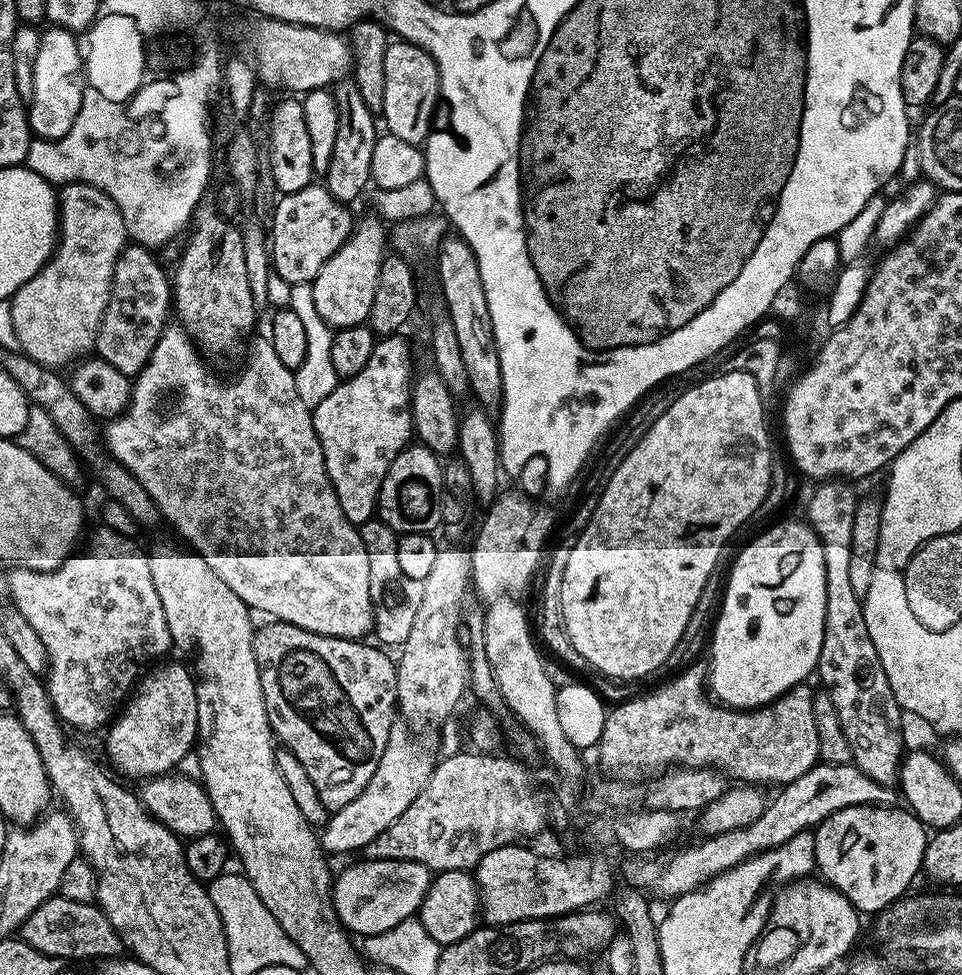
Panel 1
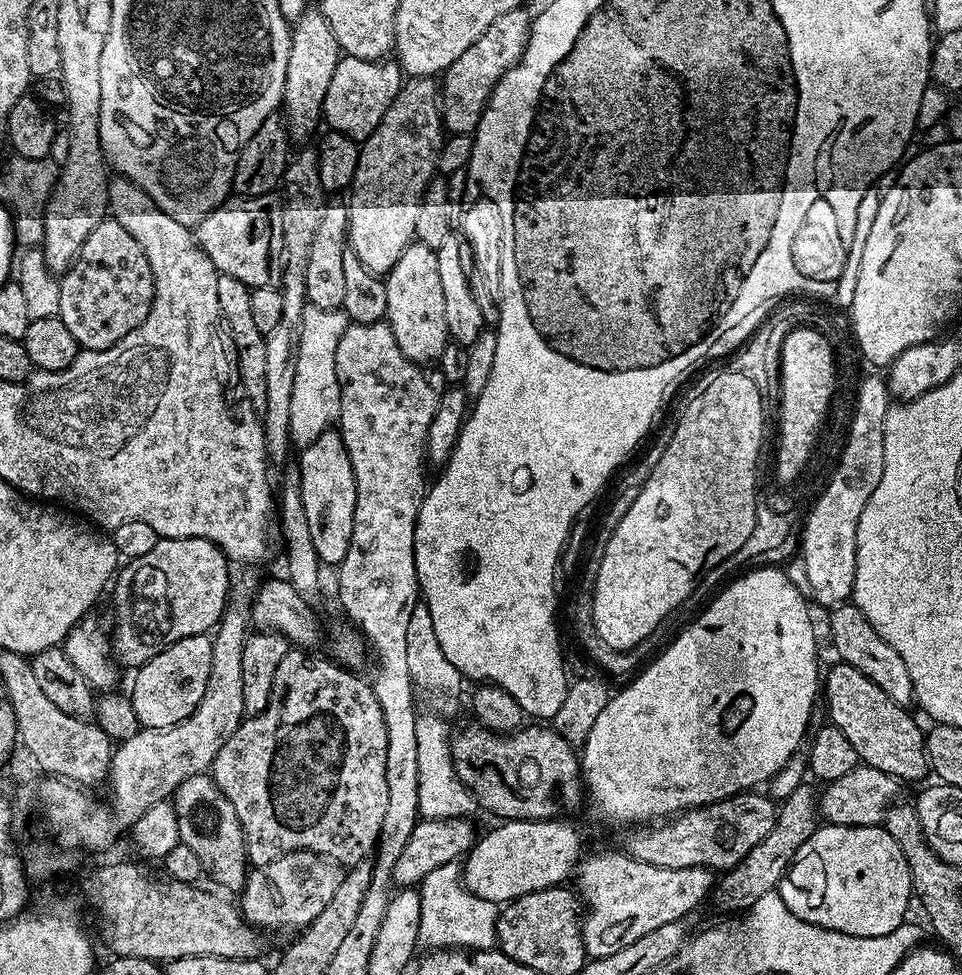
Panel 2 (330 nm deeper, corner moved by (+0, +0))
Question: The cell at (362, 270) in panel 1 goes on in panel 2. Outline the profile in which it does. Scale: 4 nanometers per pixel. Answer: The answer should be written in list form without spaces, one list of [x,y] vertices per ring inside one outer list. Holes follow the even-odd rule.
[[[414,76],[405,79],[400,85],[398,94],[386,110],[382,122],[360,144],[358,170],[352,179],[350,195],[346,200],[348,206],[348,247],[358,254],[362,266],[378,277],[383,277],[402,258],[408,245],[415,241],[414,226],[416,225],[418,206],[424,196],[426,186],[437,171],[436,159],[440,157],[440,145],[446,129],[440,115],[438,103],[438,84],[430,76]]]

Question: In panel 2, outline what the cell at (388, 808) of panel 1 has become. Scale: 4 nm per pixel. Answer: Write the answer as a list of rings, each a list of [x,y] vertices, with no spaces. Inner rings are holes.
[[[286,852],[272,862],[249,871],[241,889],[240,909],[253,927],[272,930],[303,930],[334,898],[345,869],[343,865],[318,858],[315,852]]]

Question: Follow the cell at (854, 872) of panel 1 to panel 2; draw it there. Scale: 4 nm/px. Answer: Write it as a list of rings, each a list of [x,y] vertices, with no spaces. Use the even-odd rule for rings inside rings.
[[[825,823],[802,842],[792,859],[786,878],[778,885],[780,897],[794,914],[811,924],[828,930],[855,936],[885,936],[899,924],[905,923],[908,903],[913,903],[914,893],[910,866],[894,838],[883,826],[842,826]]]

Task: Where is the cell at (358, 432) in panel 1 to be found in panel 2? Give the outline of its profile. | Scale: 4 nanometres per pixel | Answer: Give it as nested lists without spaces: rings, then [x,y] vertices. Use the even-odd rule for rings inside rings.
[[[329,430],[323,432],[314,442],[307,444],[299,455],[298,467],[302,478],[302,506],[306,510],[306,526],[310,526],[310,539],[314,542],[314,550],[318,554],[321,565],[339,566],[346,558],[346,550],[350,550],[350,538],[354,534],[356,479],[350,462],[350,454],[339,431]]]

